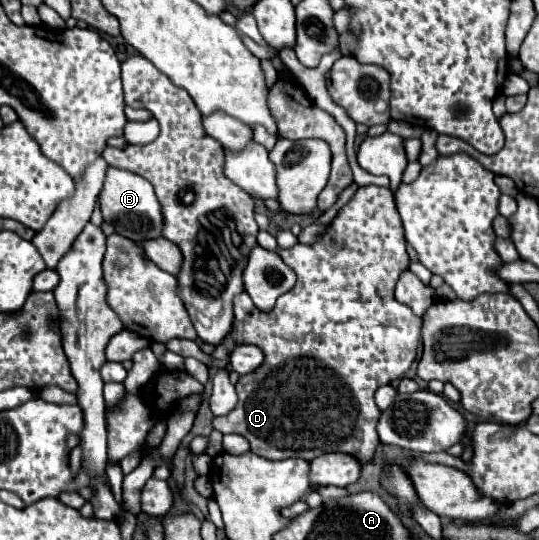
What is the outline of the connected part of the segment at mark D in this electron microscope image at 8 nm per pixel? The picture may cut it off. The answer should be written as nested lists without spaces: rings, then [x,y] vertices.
[[[361,186],[319,242],[295,244],[289,250],[277,248],[277,254],[293,268],[297,282],[269,312],[259,310],[247,292],[233,298],[233,342],[259,346],[265,360],[255,372],[239,378],[237,406],[229,414],[213,418],[213,428],[221,434],[245,436],[251,452],[267,460],[297,456],[311,462],[325,452],[343,452],[371,464],[379,446],[375,424],[381,416],[373,394],[379,386],[403,378],[417,356],[421,338],[421,318],[393,296],[399,274],[409,268],[403,224],[393,194],[381,186]]]

